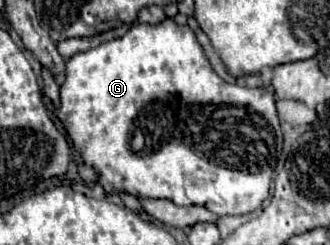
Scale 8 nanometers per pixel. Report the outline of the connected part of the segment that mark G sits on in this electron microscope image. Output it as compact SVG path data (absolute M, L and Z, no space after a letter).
M167 18L165 22L161 22L161 24L157 24L157 26L151 26L151 24L135 24L123 38L111 40L111 42L103 42L103 44L91 48L89 52L75 54L75 56L67 62L67 80L65 80L63 86L61 86L61 108L59 108L57 116L59 116L59 120L63 122L67 134L71 136L75 148L81 152L85 164L91 164L91 166L99 172L99 184L105 188L105 192L129 192L129 194L133 194L133 196L137 196L137 198L167 198L167 200L171 200L171 202L177 204L177 206L205 206L205 208L209 208L211 212L215 212L215 214L219 214L219 216L223 216L223 214L235 214L235 216L239 216L239 214L249 214L249 212L261 208L261 204L263 204L263 202L267 200L267 196L269 196L271 174L273 174L275 158L277 158L277 152L279 152L277 146L281 146L281 128L279 128L279 118L277 118L277 110L275 110L275 96L273 96L267 88L247 88L247 86L239 86L239 84L229 84L229 82L225 82L225 80L223 80L221 76L217 76L217 72L211 68L209 58L205 56L203 46L197 42L193 30L191 30L189 26L179 26L179 24L175 24L171 18Z

